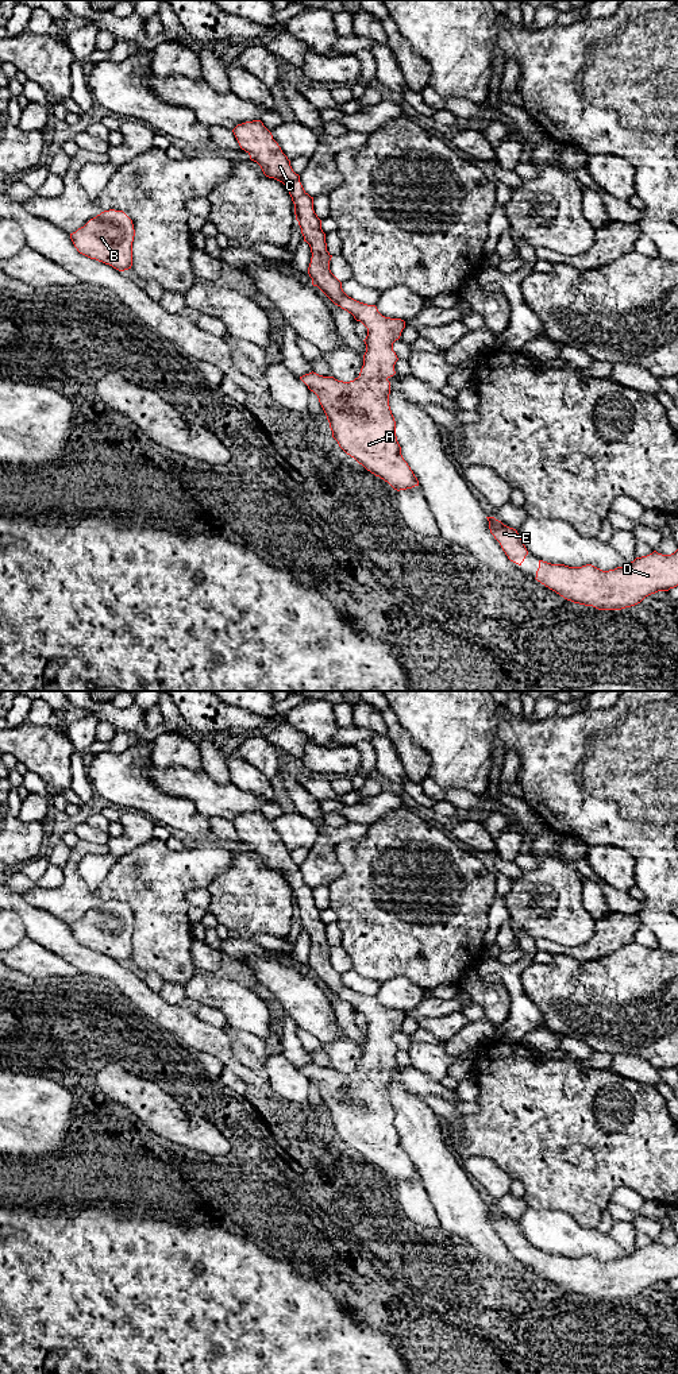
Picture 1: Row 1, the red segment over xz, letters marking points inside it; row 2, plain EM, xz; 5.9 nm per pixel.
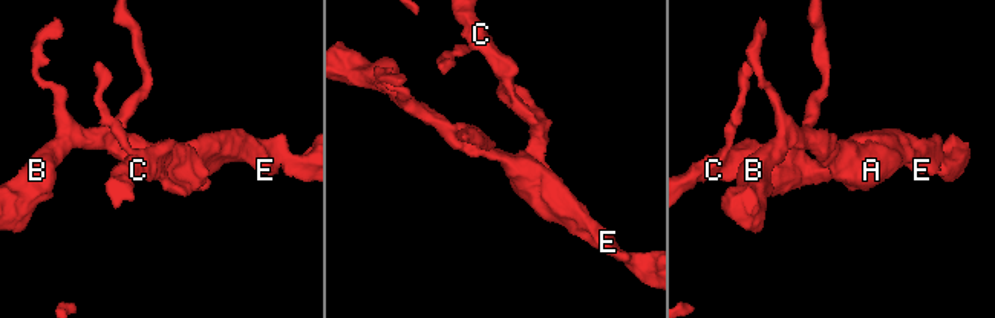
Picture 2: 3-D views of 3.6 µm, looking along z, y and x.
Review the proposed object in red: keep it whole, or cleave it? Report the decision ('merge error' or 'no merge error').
no merge error

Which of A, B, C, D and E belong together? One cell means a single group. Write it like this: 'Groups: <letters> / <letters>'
Groups: A B C D E

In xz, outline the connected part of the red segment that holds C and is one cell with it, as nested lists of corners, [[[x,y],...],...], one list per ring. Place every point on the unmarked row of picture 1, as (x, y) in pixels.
[[[261,811],[238,815],[232,821],[239,837],[257,853],[263,865],[285,876],[294,895],[294,906],[312,949],[308,965],[335,996],[347,1001],[367,1019],[366,1043],[359,1068],[350,1073],[309,1064],[300,1070],[313,1082],[327,1107],[332,1128],[339,1138],[367,1162],[394,1181],[419,1177],[419,1172],[401,1146],[396,1112],[389,1097],[390,1068],[398,1051],[393,1034],[400,1030],[405,1012],[382,1007],[375,996],[348,988],[342,973],[331,964],[332,946],[327,942],[321,911],[271,823]]]

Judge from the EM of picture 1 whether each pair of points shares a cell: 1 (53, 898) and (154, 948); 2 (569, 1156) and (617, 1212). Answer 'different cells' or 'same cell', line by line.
1: same cell
2: different cells

